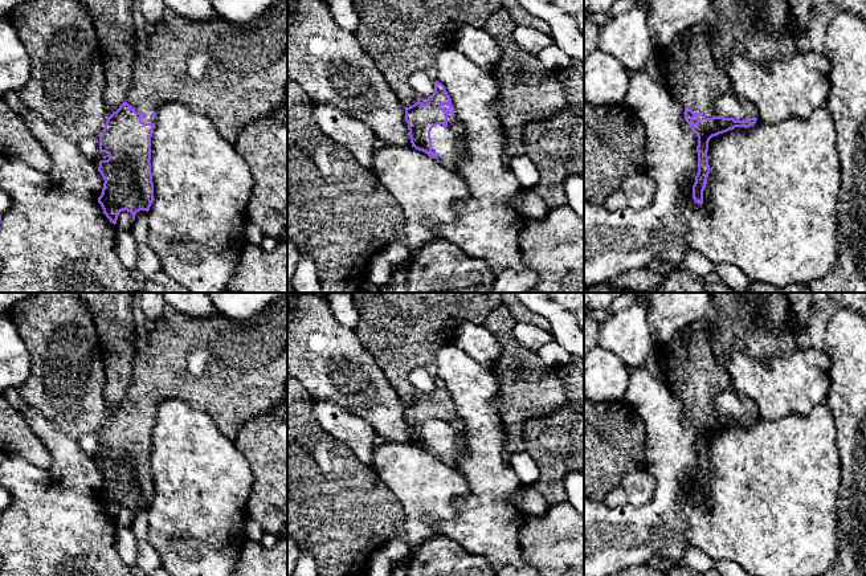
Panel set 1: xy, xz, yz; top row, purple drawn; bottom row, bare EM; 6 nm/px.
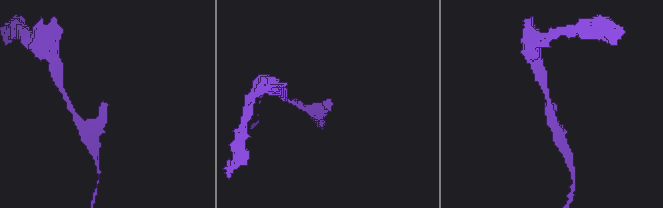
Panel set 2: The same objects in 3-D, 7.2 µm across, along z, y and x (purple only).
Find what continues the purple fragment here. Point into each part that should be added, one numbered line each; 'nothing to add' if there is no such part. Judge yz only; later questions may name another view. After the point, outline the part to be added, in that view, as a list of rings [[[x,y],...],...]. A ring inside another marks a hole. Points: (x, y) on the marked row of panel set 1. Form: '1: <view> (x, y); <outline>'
1: yz (694, 78); [[[706,33],[693,34],[683,48],[682,36],[678,34],[670,45],[655,49],[666,70],[667,91],[683,107],[691,107],[694,113],[702,113],[706,118],[732,118],[730,111],[735,107],[739,111],[739,115],[734,117],[735,120],[757,118],[755,105],[735,94],[724,65],[718,64],[712,56],[711,40]]]

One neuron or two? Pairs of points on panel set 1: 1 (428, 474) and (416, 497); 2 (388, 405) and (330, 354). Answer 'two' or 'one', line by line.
1: one
2: one

